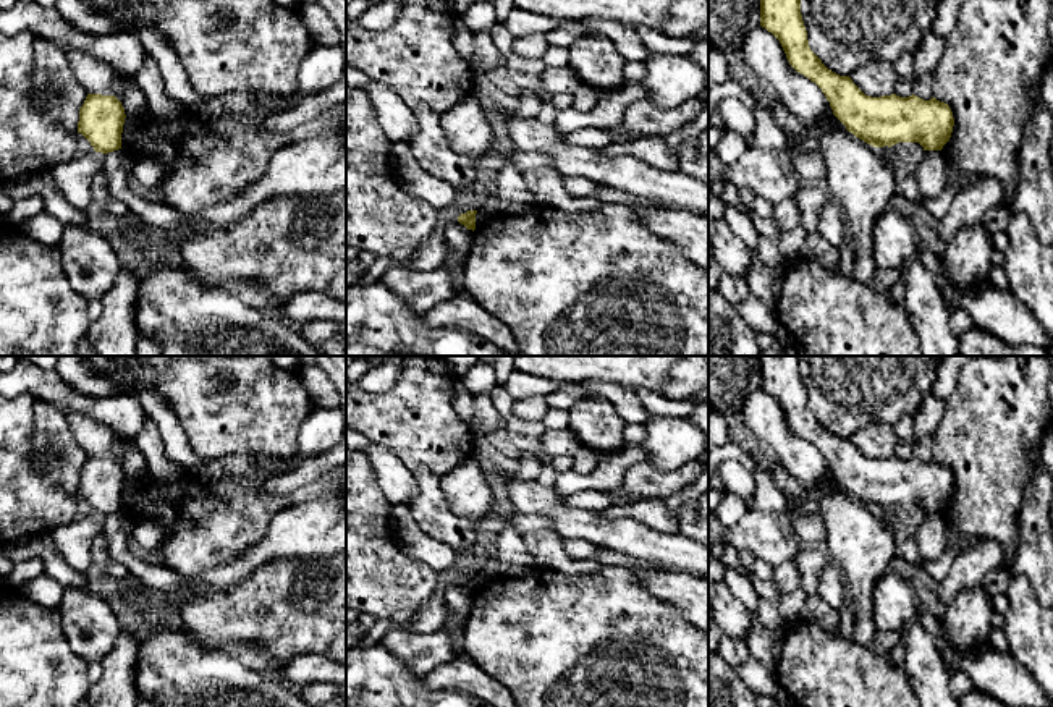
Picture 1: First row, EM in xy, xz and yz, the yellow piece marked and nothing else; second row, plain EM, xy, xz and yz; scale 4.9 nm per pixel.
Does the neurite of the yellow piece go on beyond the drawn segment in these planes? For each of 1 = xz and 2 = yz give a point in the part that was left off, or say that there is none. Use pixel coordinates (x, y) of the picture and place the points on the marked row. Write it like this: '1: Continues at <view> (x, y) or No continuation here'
1: No continuation here
2: No continuation here

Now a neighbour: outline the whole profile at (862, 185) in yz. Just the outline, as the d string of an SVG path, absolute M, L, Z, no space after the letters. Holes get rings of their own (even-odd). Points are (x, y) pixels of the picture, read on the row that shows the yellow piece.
M835 115L809 129L815 139L815 150L823 157L828 188L844 214L848 236L854 246L852 275L854 278L870 285L877 275L873 259L873 225L886 209L896 205L896 201L899 199L898 180L893 170L883 163L877 147L849 133Z

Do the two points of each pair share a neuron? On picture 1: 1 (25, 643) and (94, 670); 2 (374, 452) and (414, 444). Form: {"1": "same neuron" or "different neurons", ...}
{"1": "different neurons", "2": "different neurons"}

